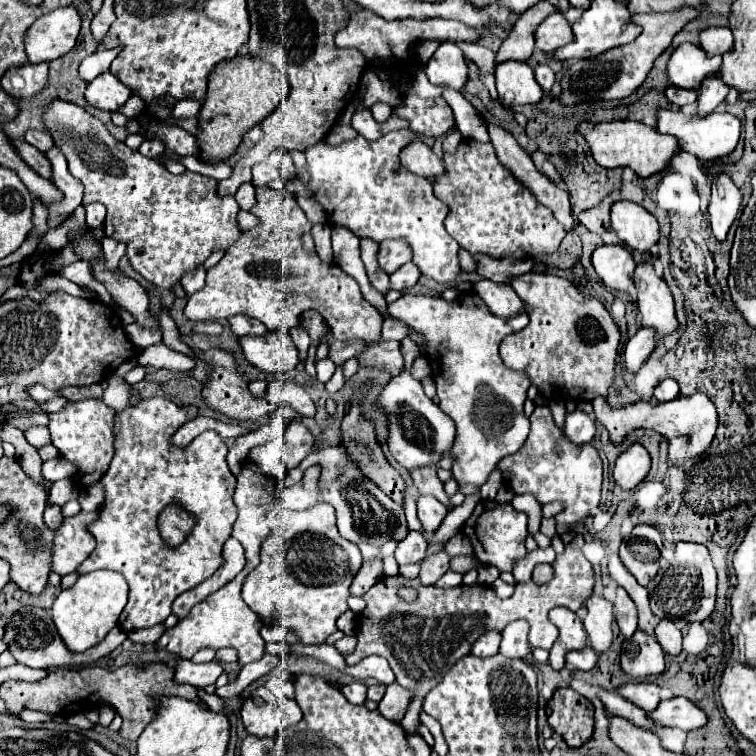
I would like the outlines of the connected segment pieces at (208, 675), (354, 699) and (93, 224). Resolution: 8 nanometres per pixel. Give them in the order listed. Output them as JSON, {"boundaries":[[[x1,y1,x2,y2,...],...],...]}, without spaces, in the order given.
{"boundaries":[[[180,660,176,664,174,680,176,684,190,684,196,688,206,688,206,686,216,684,220,674,222,674,222,666,214,660,206,664,196,664,192,660]],[[352,682,352,684,346,684,340,688,340,692,346,696,348,702,352,704,364,704,366,700,366,686,362,682]],[[94,202,86,206,86,224,90,228,104,228,104,220,106,220,106,208,102,204]]]}

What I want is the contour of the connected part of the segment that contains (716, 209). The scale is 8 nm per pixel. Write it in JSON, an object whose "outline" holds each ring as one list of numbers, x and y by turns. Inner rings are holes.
{"outline":[[726,174,718,176,712,184,712,200,708,206,710,224,716,240,720,242,726,240,726,234,740,212,740,204,742,204,742,194,734,186,734,182]]}

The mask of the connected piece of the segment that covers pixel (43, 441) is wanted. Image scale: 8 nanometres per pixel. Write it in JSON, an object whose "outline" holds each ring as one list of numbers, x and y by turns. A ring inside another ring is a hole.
{"outline":[[32,426,24,434,26,434,26,440,36,448,42,448,42,446,50,444,50,434,48,434,48,430,44,426]]}

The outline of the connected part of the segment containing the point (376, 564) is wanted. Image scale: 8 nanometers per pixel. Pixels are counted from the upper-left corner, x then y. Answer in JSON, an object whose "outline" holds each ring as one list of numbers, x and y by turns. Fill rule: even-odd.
{"outline":[[374,558,370,562,364,560,360,572,356,574,356,578,350,586,350,594,352,596,364,596,370,590,370,586,374,586,380,578,382,578,382,560,380,558]]}

